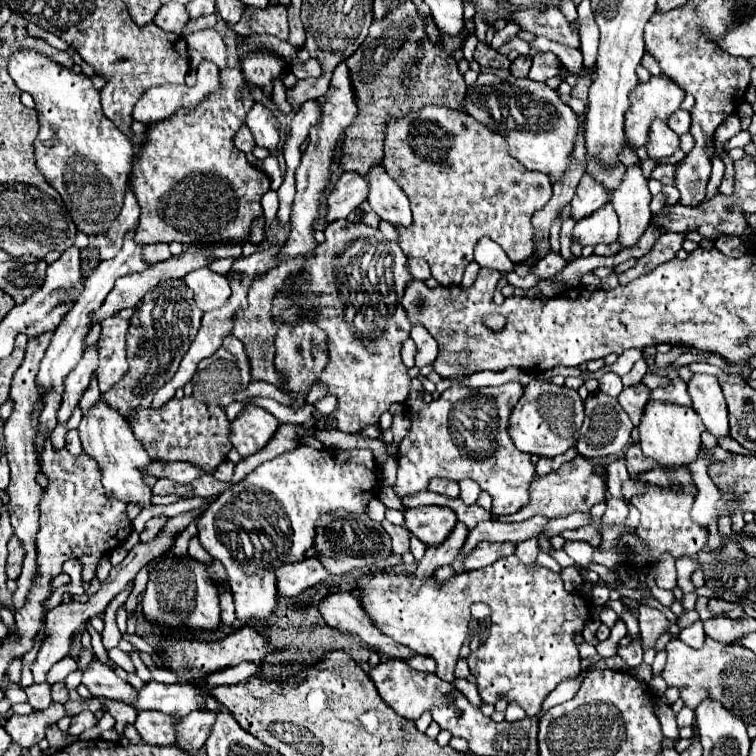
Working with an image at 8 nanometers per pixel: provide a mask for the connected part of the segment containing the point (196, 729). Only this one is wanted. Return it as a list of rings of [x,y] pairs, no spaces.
[[[195,710],[193,714],[187,714],[185,718],[181,718],[177,722],[177,728],[175,728],[177,738],[175,738],[173,746],[183,752],[197,754],[199,748],[203,748],[213,722],[215,722],[213,710],[207,710],[207,712]]]

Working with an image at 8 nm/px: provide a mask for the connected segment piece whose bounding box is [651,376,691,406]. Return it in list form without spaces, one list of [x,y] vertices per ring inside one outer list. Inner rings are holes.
[[[677,376],[677,378],[669,380],[667,386],[661,386],[661,388],[651,390],[651,398],[653,398],[653,400],[675,402],[675,404],[681,404],[681,406],[691,406],[691,402],[689,402],[689,394],[687,394],[685,386],[687,386],[687,384]]]

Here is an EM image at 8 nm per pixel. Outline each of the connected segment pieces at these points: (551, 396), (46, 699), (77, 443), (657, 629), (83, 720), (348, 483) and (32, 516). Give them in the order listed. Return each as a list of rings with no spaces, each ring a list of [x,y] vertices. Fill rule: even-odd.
[[[531,380],[523,388],[523,396],[511,410],[509,416],[509,436],[519,452],[537,456],[559,456],[561,454],[561,434],[577,434],[583,424],[583,402],[577,390],[567,386],[557,386],[545,380]]]
[[[47,682],[33,684],[25,692],[29,696],[29,704],[33,706],[33,710],[41,710],[41,708],[47,708],[51,704],[51,686]]]
[[[77,429],[70,430],[66,434],[65,448],[74,456],[79,456],[84,453]]]
[[[639,604],[637,608],[639,612],[639,630],[641,630],[641,638],[643,638],[643,648],[647,646],[655,646],[655,640],[661,636],[661,632],[669,632],[671,636],[677,636],[681,632],[681,628],[677,624],[671,624],[663,612],[659,612],[653,606],[647,604]]]
[[[81,712],[77,716],[71,718],[71,724],[67,728],[67,734],[73,734],[73,736],[79,736],[83,730],[87,728],[93,728],[97,724],[97,718],[95,714],[89,714],[89,712]]]
[[[299,444],[299,448],[285,452],[259,468],[255,468],[245,480],[231,486],[217,496],[197,520],[197,538],[201,546],[225,566],[229,590],[235,600],[237,618],[247,624],[249,620],[267,620],[277,606],[277,586],[273,574],[277,566],[287,562],[301,562],[305,550],[313,546],[315,522],[323,510],[357,510],[365,512],[365,504],[377,496],[379,474],[373,462],[371,450],[317,450]]]
[[[45,332],[41,336],[29,338],[27,342],[27,352],[25,352],[25,360],[19,366],[19,370],[13,374],[13,382],[11,382],[11,400],[13,400],[13,414],[9,416],[7,424],[5,424],[5,444],[3,444],[3,452],[9,460],[11,466],[11,484],[5,490],[11,498],[9,502],[9,512],[11,512],[11,524],[13,530],[17,534],[17,538],[21,538],[23,546],[25,546],[25,562],[23,562],[23,572],[17,578],[19,588],[13,594],[13,604],[15,610],[19,610],[25,604],[29,586],[33,582],[33,574],[37,574],[37,550],[33,550],[33,538],[37,536],[37,502],[41,498],[41,486],[35,482],[37,476],[37,454],[35,454],[35,436],[37,436],[37,418],[43,410],[43,388],[37,382],[37,372],[39,372],[39,362],[45,356],[45,350],[49,346],[49,338],[51,332]]]

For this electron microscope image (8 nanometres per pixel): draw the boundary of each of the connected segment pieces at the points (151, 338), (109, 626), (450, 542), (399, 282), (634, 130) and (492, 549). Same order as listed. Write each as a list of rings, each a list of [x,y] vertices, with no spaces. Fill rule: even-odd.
[[[183,280],[161,282],[161,286],[149,290],[149,294],[141,300],[141,306],[137,308],[127,332],[129,374],[109,392],[101,394],[101,398],[123,416],[137,406],[151,406],[155,392],[177,372],[181,358],[187,354],[201,326],[201,316],[203,312],[193,302],[193,292]]]
[[[125,588],[121,594],[117,594],[115,602],[109,604],[107,610],[105,610],[105,616],[103,616],[105,630],[103,630],[103,634],[101,634],[105,650],[115,648],[115,646],[119,644],[119,640],[121,640],[121,632],[119,632],[119,628],[117,628],[117,624],[115,624],[115,612],[117,612],[117,608],[127,600],[127,596],[129,596],[129,588]]]
[[[457,522],[451,536],[443,544],[427,546],[427,552],[425,552],[423,560],[419,562],[419,568],[417,568],[415,576],[417,578],[431,578],[435,568],[439,568],[443,564],[451,564],[455,560],[455,554],[459,554],[459,548],[463,548],[463,542],[465,542],[467,534],[469,534],[467,526],[463,522]]]
[[[337,220],[327,224],[325,228],[325,242],[319,244],[313,252],[311,258],[305,254],[305,258],[295,258],[289,262],[279,264],[277,268],[267,270],[261,276],[255,276],[253,282],[249,284],[247,290],[247,310],[239,310],[233,314],[233,336],[237,336],[245,352],[249,356],[251,366],[251,380],[265,380],[273,386],[279,386],[283,382],[281,374],[275,370],[275,334],[277,326],[273,322],[273,298],[279,296],[285,288],[285,282],[289,280],[289,292],[297,298],[297,304],[301,306],[303,312],[307,312],[309,318],[319,322],[321,330],[327,334],[327,356],[329,362],[323,370],[323,374],[317,378],[317,382],[329,386],[329,394],[337,398],[337,408],[329,414],[329,418],[317,420],[315,428],[323,430],[327,426],[327,420],[335,420],[335,428],[341,432],[359,432],[371,424],[377,424],[381,414],[389,410],[391,404],[395,402],[405,402],[409,396],[409,384],[411,378],[407,376],[407,366],[401,360],[401,344],[409,338],[411,332],[411,322],[401,306],[401,296],[405,290],[405,282],[409,282],[411,274],[405,266],[407,256],[403,250],[387,242],[385,236],[371,226],[363,226],[357,222],[349,220]]]
[[[665,74],[651,76],[649,82],[639,82],[631,94],[631,108],[625,114],[625,134],[631,148],[645,146],[649,126],[655,118],[667,120],[685,98],[685,92]]]
[[[481,542],[475,546],[475,550],[465,558],[463,566],[465,570],[477,570],[483,566],[489,566],[493,562],[497,562],[503,556],[509,556],[515,552],[515,546],[509,542],[501,542],[501,544],[493,544],[493,542]]]

